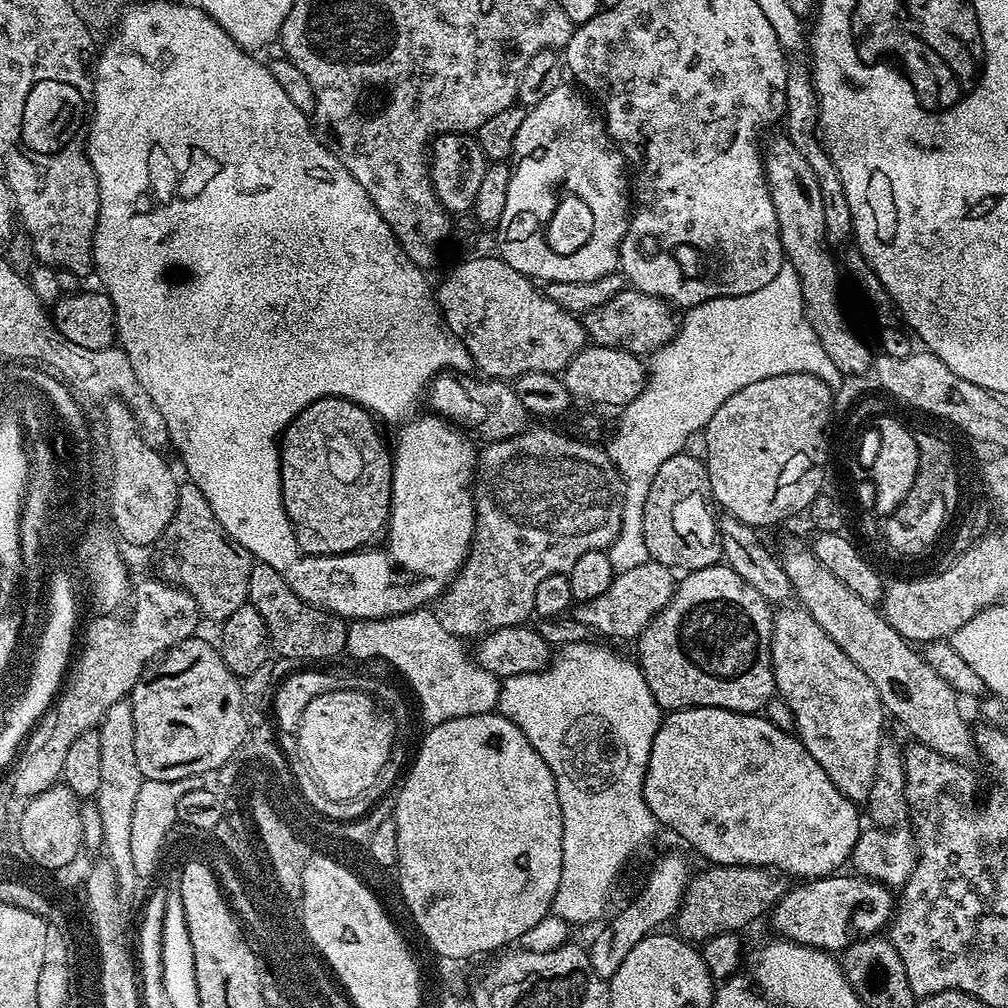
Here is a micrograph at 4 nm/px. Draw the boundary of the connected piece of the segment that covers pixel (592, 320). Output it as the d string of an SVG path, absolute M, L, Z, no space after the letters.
M628 286L614 298L610 298L610 302L583 313L582 323L587 339L592 344L601 344L604 348L626 350L644 358L676 337L678 316L675 314L677 315L673 305L667 300L647 296Z

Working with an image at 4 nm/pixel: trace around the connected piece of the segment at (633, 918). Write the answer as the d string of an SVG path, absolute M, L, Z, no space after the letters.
M664 856L649 870L640 893L612 921L609 919L603 925L605 928L593 938L592 945L587 945L590 966L594 974L598 974L598 978L606 982L611 980L614 974L618 974L618 966L622 966L626 954L630 954L630 950L638 946L640 940L645 940L650 935L655 924L664 924L667 920L669 923L675 917L680 908L680 897L688 888L689 879L688 864L680 856Z

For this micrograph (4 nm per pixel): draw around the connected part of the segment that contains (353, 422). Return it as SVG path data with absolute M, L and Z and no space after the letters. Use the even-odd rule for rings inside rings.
M325 396L300 411L293 420L296 424L287 425L278 446L278 475L287 516L296 516L305 527L316 531L326 546L340 548L343 554L359 551L387 527L392 509L394 456L382 440L375 417L352 400Z

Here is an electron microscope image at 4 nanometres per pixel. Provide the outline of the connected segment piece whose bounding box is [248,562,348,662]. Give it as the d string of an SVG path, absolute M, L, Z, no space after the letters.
M256 562L248 579L248 603L262 614L266 622L268 642L277 657L301 662L320 662L343 653L348 646L348 624L333 612L324 612L298 598L278 570Z

